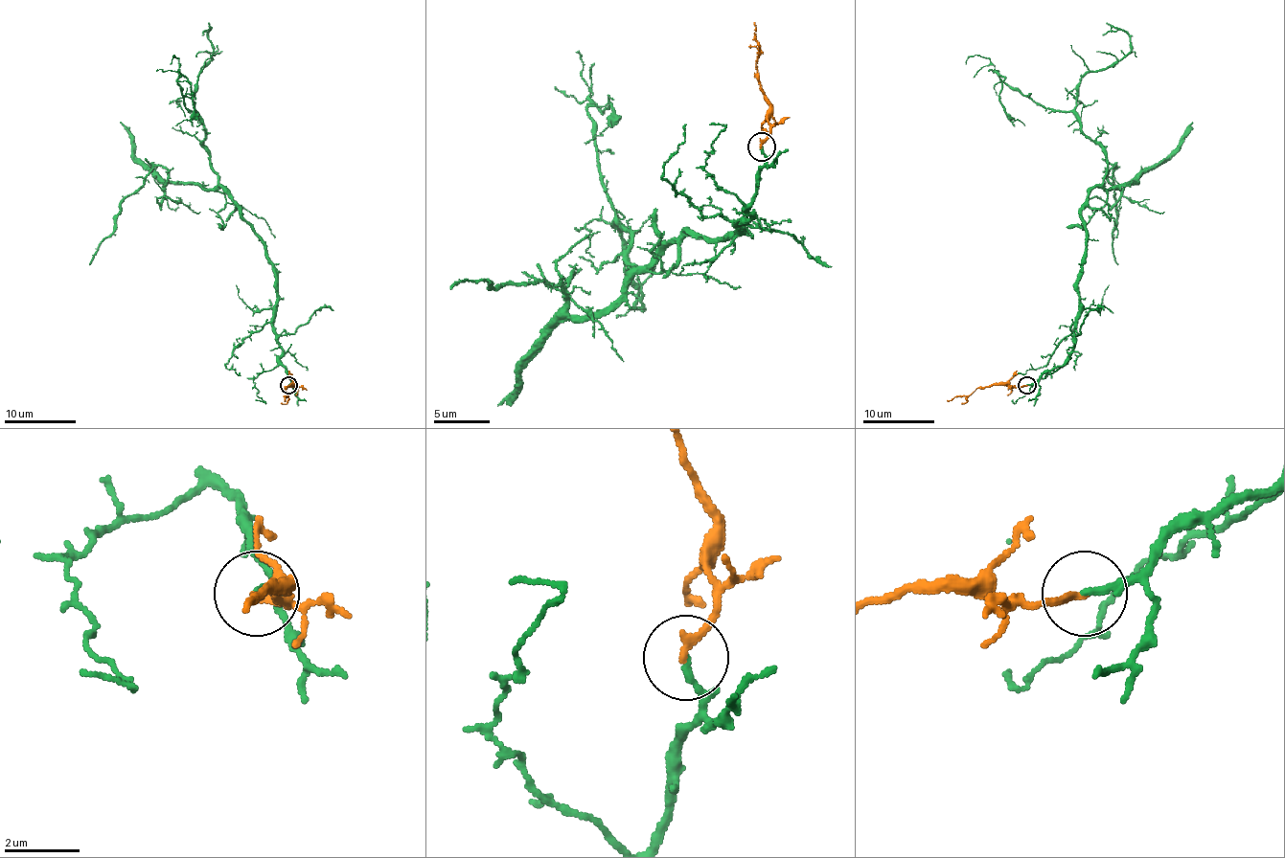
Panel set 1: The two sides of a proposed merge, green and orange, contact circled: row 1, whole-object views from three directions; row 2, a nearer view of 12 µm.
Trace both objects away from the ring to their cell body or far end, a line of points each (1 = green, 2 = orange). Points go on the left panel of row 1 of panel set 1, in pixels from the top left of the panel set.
1: (289, 386), (273, 325), (277, 273), (217, 182), (203, 122), (176, 82), (187, 82), (195, 114), (174, 124)
2: (289, 386), (294, 387), (286, 387), (287, 396), (284, 401)

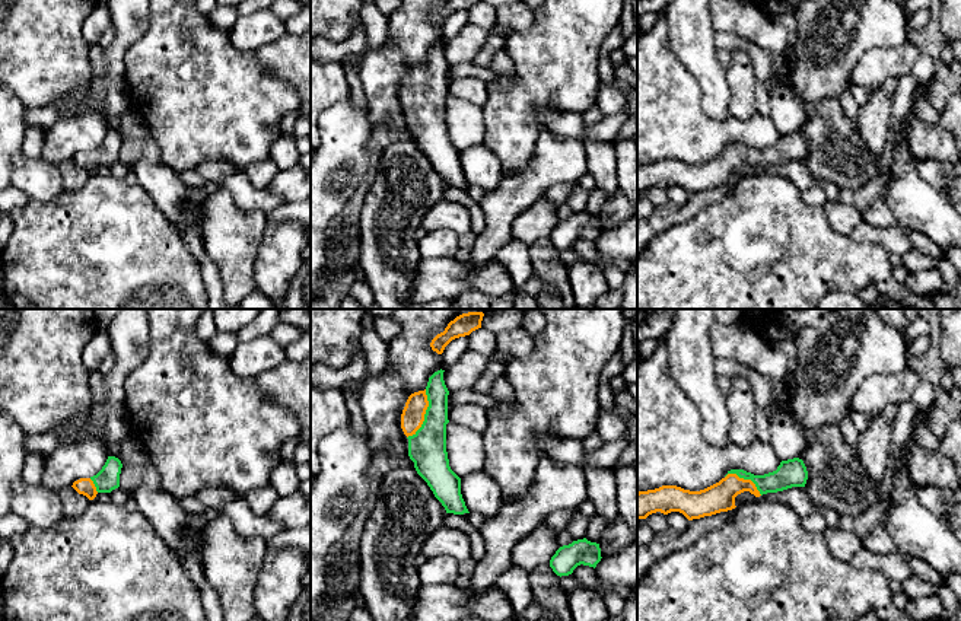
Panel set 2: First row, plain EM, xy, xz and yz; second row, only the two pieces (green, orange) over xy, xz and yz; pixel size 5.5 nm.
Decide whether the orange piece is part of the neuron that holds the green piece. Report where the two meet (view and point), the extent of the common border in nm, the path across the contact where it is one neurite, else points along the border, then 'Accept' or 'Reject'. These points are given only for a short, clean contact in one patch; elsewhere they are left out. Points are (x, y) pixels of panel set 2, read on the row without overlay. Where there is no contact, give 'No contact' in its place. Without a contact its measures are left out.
Touches green at xz (425, 88). Shared border 300 nm. Path across: xz (428, 121), (425, 88), (413, 88). Accept

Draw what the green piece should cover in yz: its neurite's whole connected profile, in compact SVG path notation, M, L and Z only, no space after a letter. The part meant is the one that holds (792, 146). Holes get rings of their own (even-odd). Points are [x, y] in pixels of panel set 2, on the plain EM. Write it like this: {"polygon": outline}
{"polygon": "M802 133L782 134L776 144L754 149L744 143L731 143L719 156L690 165L677 159L662 159L655 163L637 166L637 192L661 185L682 187L688 194L712 190L735 182L735 171L750 165L755 171L777 166L792 160L805 160L808 144Z"}

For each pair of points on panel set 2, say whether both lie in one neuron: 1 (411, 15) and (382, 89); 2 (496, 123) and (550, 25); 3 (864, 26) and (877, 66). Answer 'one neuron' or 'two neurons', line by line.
1: one neuron
2: one neuron
3: two neurons

